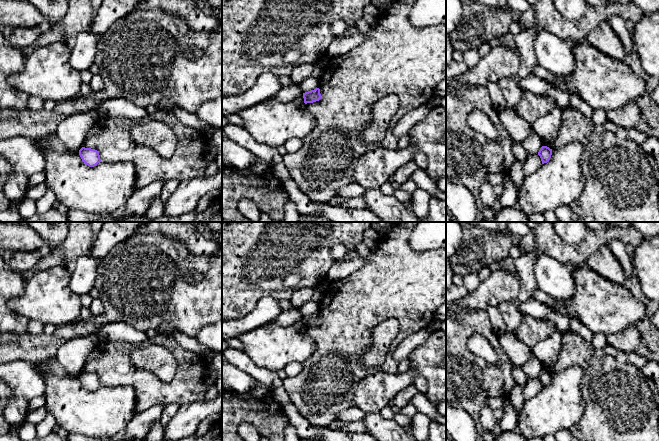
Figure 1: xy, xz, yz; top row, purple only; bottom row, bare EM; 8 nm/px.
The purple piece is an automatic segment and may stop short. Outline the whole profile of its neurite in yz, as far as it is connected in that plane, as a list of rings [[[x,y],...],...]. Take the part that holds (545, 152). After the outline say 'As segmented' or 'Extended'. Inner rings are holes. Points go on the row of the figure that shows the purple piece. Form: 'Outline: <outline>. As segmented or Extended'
Outline: [[[542,146],[538,152],[538,155],[541,158],[542,164],[547,163],[552,155],[552,149],[547,146]]]. As segmented

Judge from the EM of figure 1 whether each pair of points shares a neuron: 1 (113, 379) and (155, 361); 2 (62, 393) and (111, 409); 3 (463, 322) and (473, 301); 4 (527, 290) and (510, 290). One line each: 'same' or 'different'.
1: different
2: same
3: different
4: different

